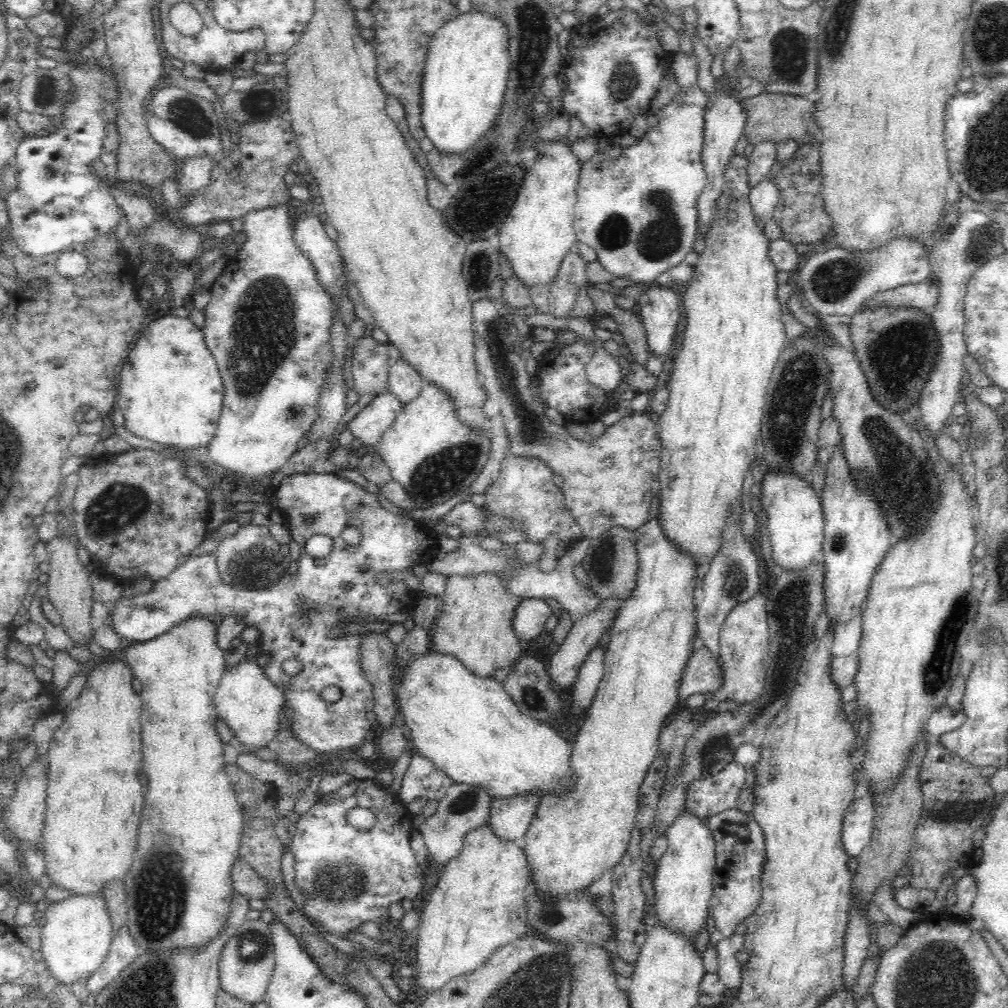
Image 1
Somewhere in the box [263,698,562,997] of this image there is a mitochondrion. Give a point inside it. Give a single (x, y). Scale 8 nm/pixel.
(337, 877)

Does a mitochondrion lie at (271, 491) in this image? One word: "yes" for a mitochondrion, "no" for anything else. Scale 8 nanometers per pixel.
no

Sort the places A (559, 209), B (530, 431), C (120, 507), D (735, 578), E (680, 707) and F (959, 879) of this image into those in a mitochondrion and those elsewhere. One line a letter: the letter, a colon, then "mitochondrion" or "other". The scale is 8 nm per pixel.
A: other
B: mitochondrion
C: mitochondrion
D: mitochondrion
E: other
F: other

